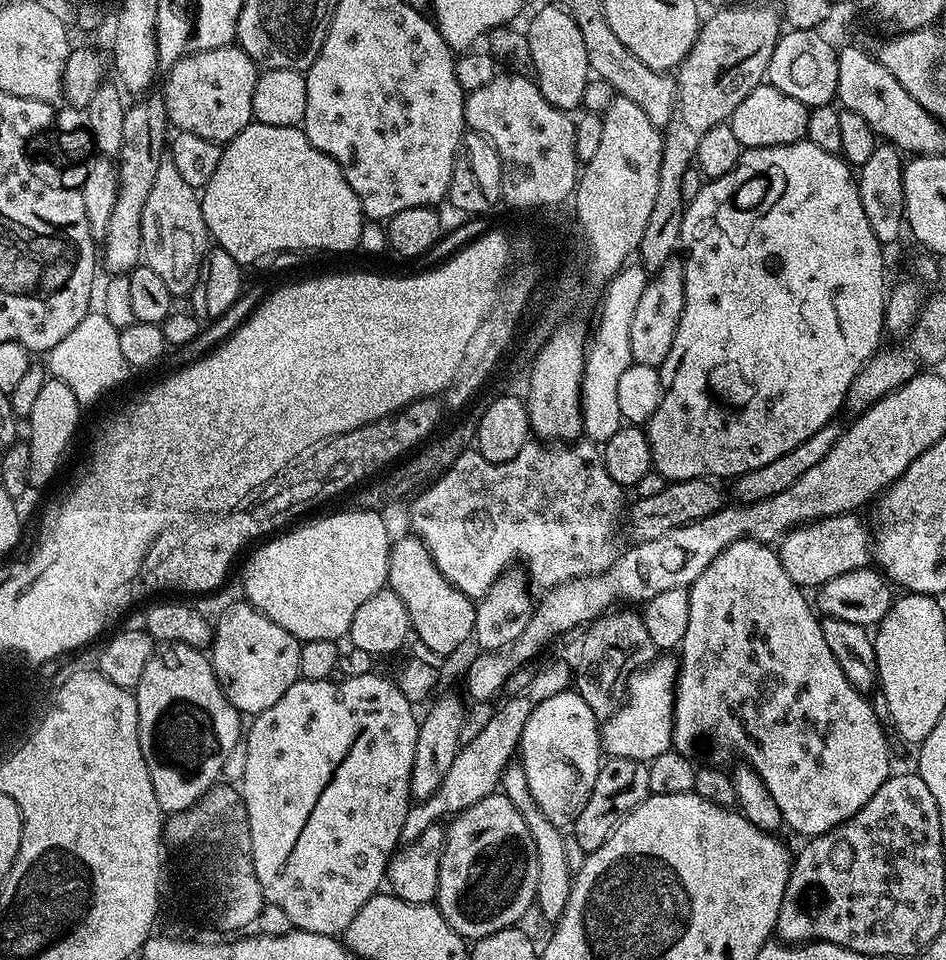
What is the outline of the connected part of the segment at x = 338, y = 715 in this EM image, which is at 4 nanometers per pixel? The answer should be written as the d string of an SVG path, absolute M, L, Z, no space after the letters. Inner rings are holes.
M348 676L345 680L336 680L337 678L329 678L326 680L296 680L294 686L290 686L290 690L286 690L286 694L282 694L282 698L278 698L278 702L274 702L274 706L270 706L270 710L262 710L251 721L252 724L247 725L246 739L242 744L242 752L244 748L244 784L242 783L242 795L244 805L246 806L246 814L248 815L248 842L252 854L252 865L256 871L258 882L264 891L265 901L274 906L278 906L281 910L286 910L287 916L290 918L293 929L302 932L313 932L314 934L326 934L327 936L339 937L343 933L344 928L350 924L354 918L354 914L358 914L358 910L362 910L362 906L371 896L377 895L379 886L385 879L388 869L388 861L392 858L392 853L396 851L401 843L400 835L402 834L402 822L406 822L406 814L410 807L410 770L414 766L414 742L416 741L416 729L418 727L418 716L412 713L414 704L408 700L406 694L399 689L399 686L391 679L388 680L384 676Z

